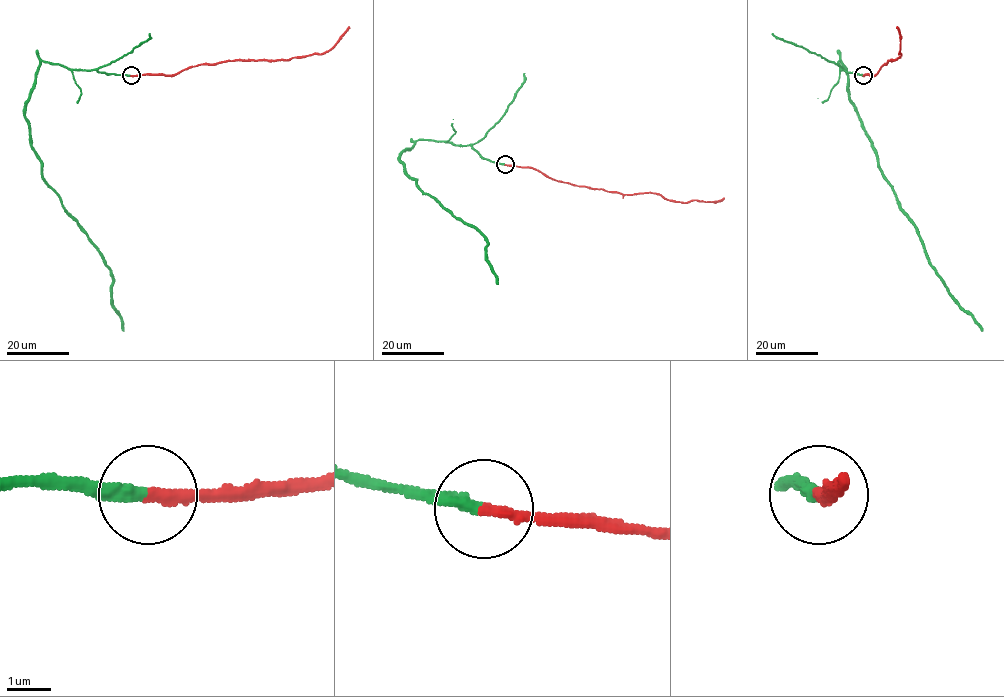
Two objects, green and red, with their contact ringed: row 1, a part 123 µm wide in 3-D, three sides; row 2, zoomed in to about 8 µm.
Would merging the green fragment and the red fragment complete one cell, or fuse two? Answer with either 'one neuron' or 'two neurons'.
one neuron

